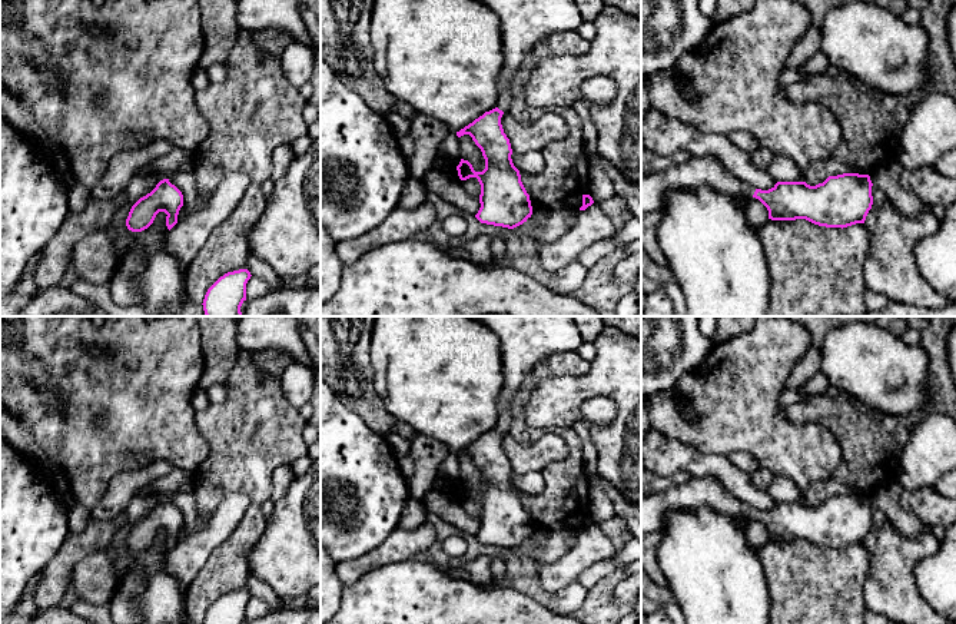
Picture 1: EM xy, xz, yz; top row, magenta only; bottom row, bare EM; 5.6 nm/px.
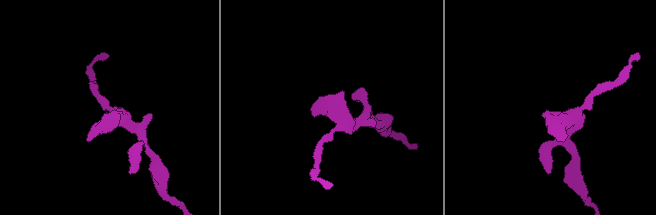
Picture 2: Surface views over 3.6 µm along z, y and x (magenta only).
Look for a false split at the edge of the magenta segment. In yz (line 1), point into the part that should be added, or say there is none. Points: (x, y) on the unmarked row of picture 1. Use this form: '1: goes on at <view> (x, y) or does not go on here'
1: goes on at yz (696, 493)

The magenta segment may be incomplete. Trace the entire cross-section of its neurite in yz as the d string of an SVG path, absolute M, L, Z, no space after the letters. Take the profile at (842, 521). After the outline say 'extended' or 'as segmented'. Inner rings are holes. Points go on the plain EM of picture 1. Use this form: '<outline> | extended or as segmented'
M690 477L686 482L664 492L641 498L641 534L654 534L663 530L664 517L675 510L713 508L723 514L740 514L759 520L769 531L771 541L806 540L826 548L847 548L864 544L873 525L872 501L869 495L843 494L829 497L823 504L810 507L806 502L777 502L771 510L761 511L730 492L716 477Z | extended

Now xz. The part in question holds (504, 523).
M472 316L499 341L504 386L498 401L498 425L457 452L469 455L481 469L485 489L475 492L468 481L457 487L461 501L477 498L481 505L481 544L514 550L532 535L520 491L514 487L511 464L501 438L511 425L511 404L532 369L554 354L572 352L584 342L572 316Z | extended

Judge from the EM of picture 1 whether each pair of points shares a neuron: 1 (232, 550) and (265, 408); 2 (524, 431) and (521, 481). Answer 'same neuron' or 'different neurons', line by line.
1: same neuron
2: different neurons

